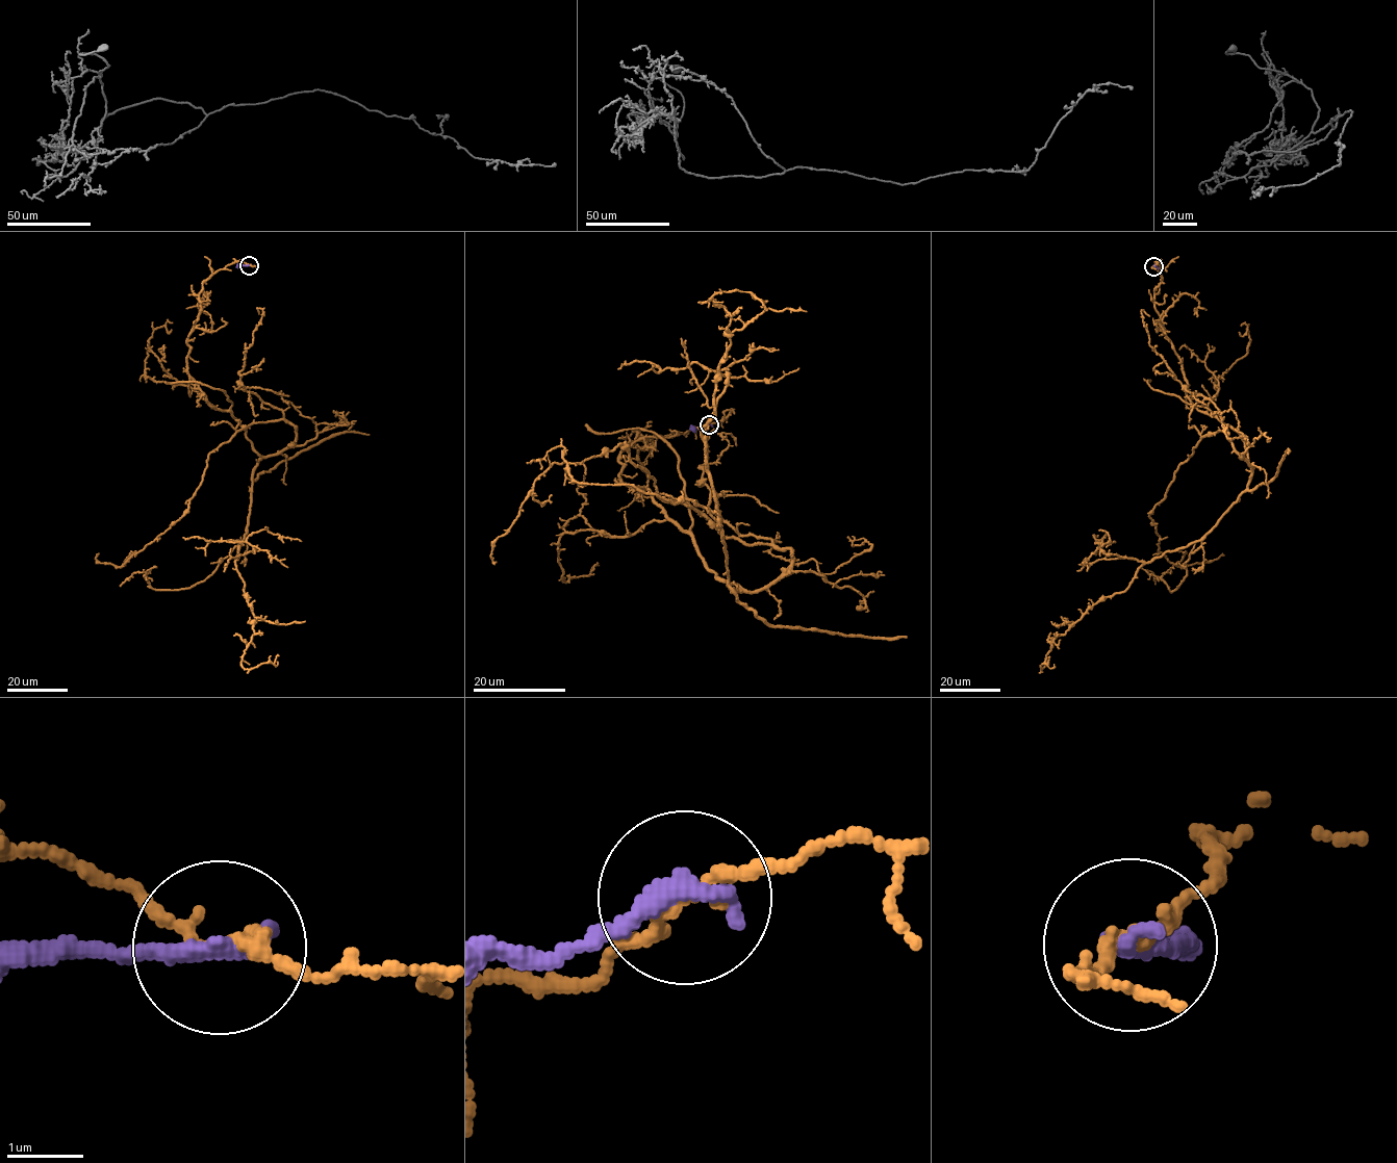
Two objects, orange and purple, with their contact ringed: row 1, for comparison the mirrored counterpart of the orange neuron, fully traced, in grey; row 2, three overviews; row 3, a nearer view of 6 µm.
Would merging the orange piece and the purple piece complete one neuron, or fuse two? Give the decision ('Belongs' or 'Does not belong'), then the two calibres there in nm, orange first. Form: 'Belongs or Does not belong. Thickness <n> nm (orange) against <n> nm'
Does not belong. Thickness 150 nm (orange) against 320 nm

